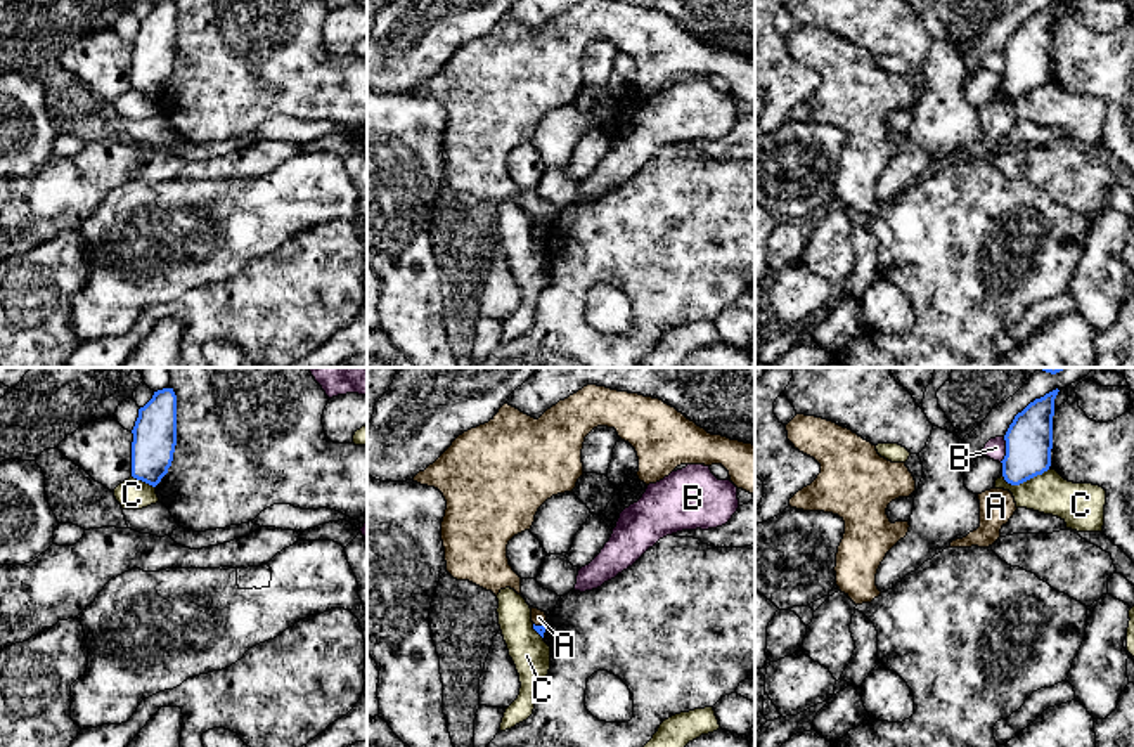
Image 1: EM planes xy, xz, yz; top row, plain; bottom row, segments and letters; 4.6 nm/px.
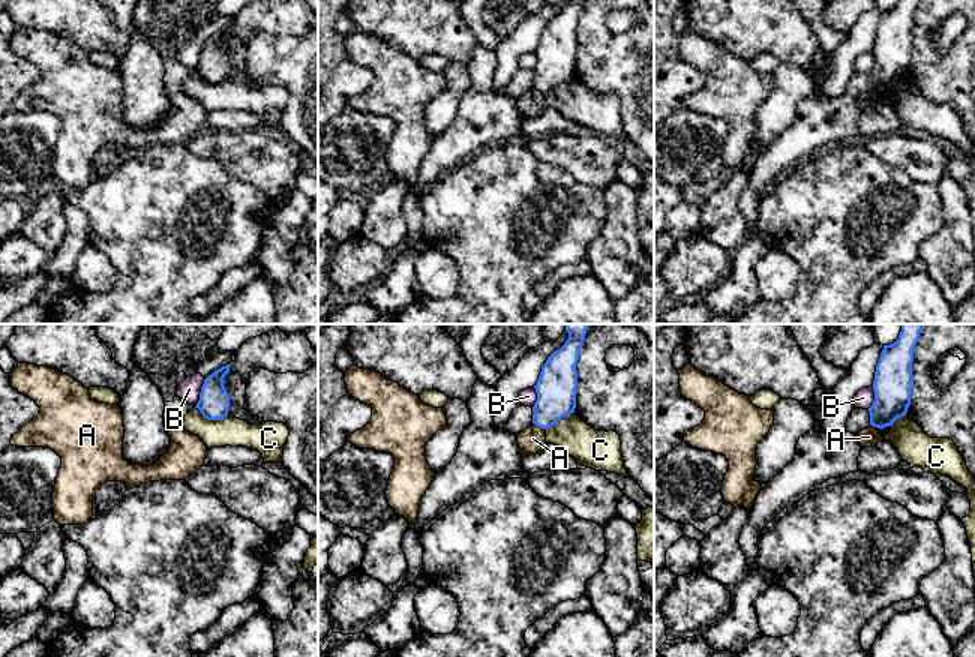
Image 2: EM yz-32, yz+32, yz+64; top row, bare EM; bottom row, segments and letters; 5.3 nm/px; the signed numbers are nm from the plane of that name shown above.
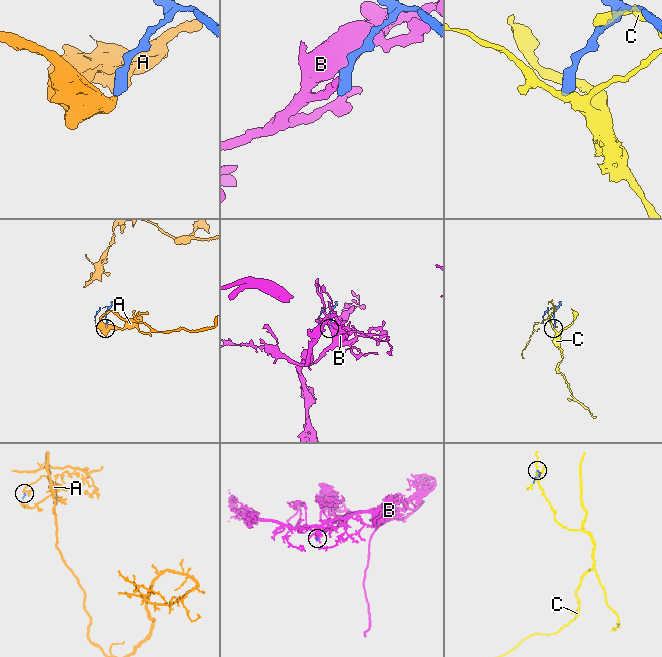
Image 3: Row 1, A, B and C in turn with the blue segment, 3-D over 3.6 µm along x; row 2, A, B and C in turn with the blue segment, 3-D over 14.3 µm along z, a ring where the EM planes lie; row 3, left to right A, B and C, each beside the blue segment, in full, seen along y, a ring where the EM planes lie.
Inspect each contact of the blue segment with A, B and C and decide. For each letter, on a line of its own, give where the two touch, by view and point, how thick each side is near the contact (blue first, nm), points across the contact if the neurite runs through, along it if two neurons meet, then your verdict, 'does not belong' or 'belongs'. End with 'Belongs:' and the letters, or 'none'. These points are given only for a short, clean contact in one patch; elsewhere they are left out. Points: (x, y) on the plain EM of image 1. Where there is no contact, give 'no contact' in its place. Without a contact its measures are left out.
A: contact xz (539, 238); calibres 50 and 70 nm; border xz (534, 234), (542, 238); does not belong
B: contact yz (1006, 61); calibres 220 and 100 nm; border yz (1005, 49), (1005, 68), (999, 73); does not belong
C: contact yz (1025, 92); calibres 220 and 190 nm; does not belong
Belongs: none

